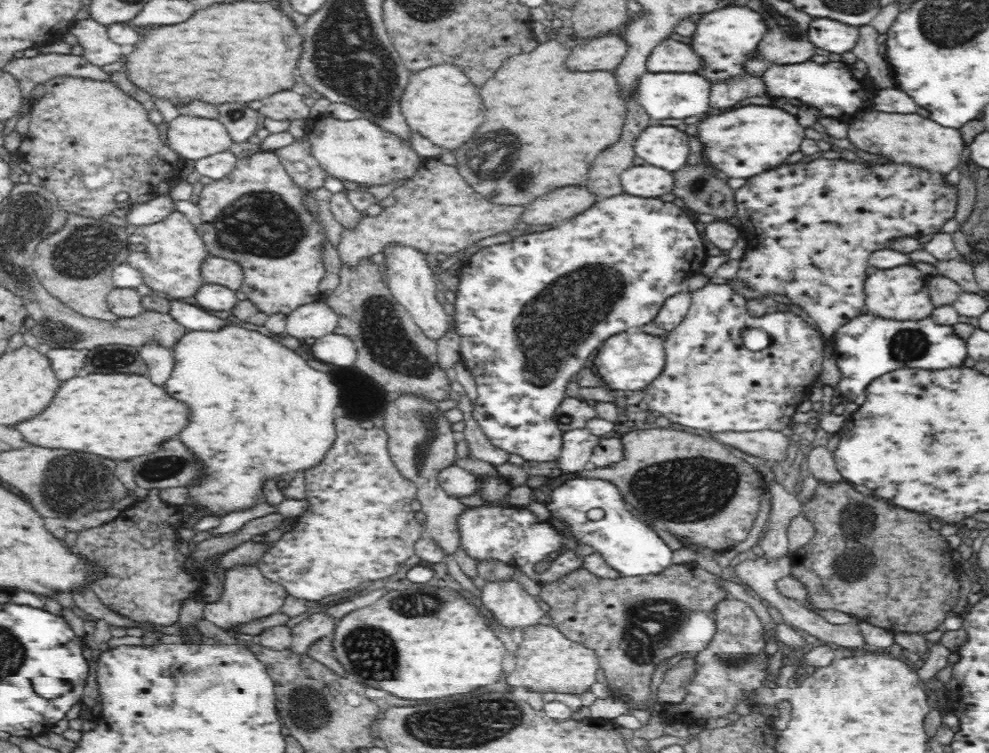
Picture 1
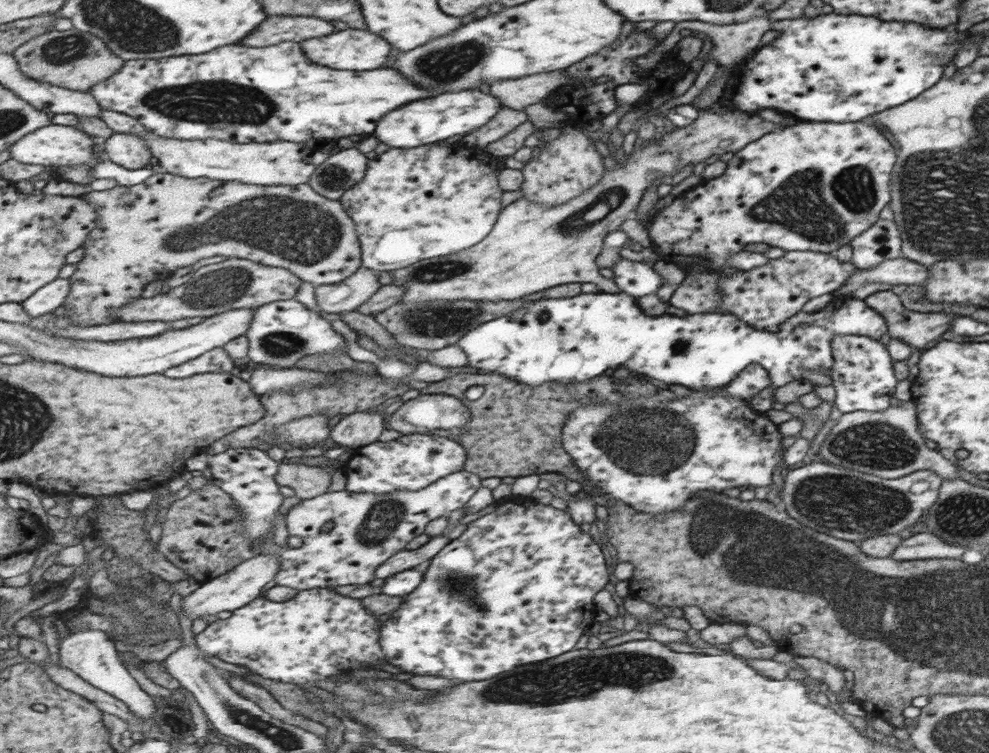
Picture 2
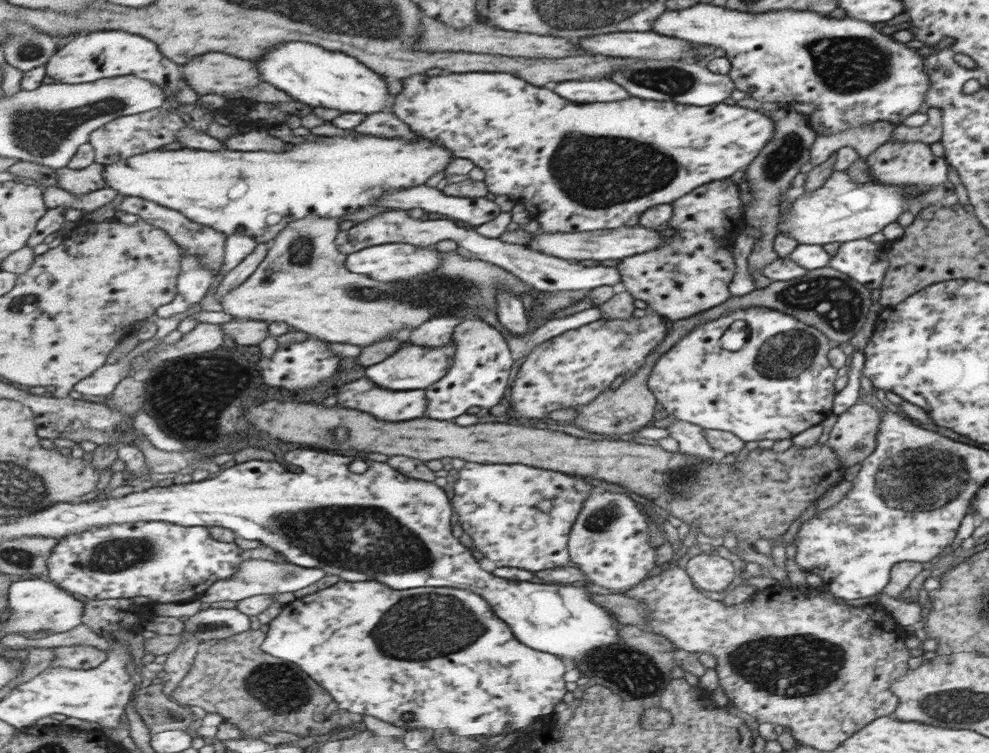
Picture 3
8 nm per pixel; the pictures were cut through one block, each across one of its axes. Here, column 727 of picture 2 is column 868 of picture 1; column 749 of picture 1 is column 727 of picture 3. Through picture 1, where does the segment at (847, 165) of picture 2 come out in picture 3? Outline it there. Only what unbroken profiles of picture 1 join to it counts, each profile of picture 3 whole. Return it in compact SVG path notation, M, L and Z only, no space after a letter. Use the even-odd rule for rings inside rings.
M730 178L713 180L671 205L672 218L667 225L673 228L673 235L661 248L612 263L621 275L625 291L635 300L643 300L646 306L665 316L669 322L717 307L730 297L727 284L731 284L736 274L736 262L731 260L731 252L727 250L731 236L723 234L735 234L745 226L744 207ZM721 238L723 246L718 242Z

